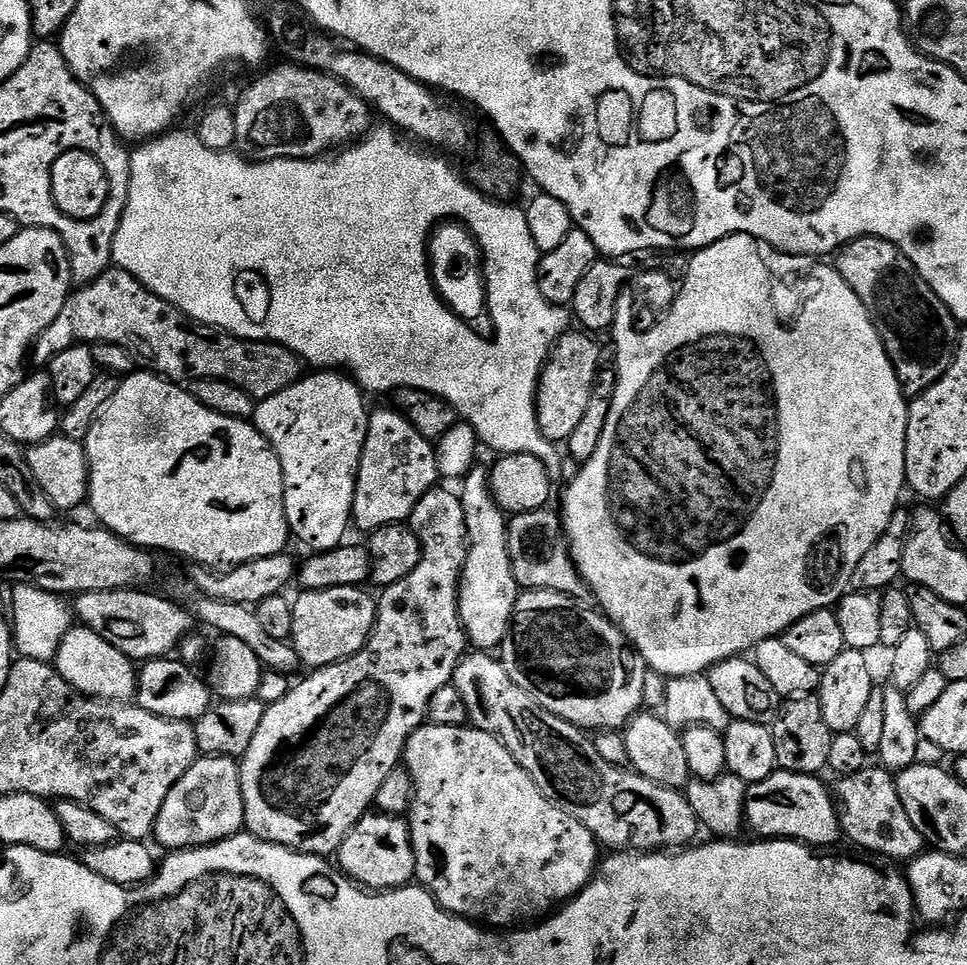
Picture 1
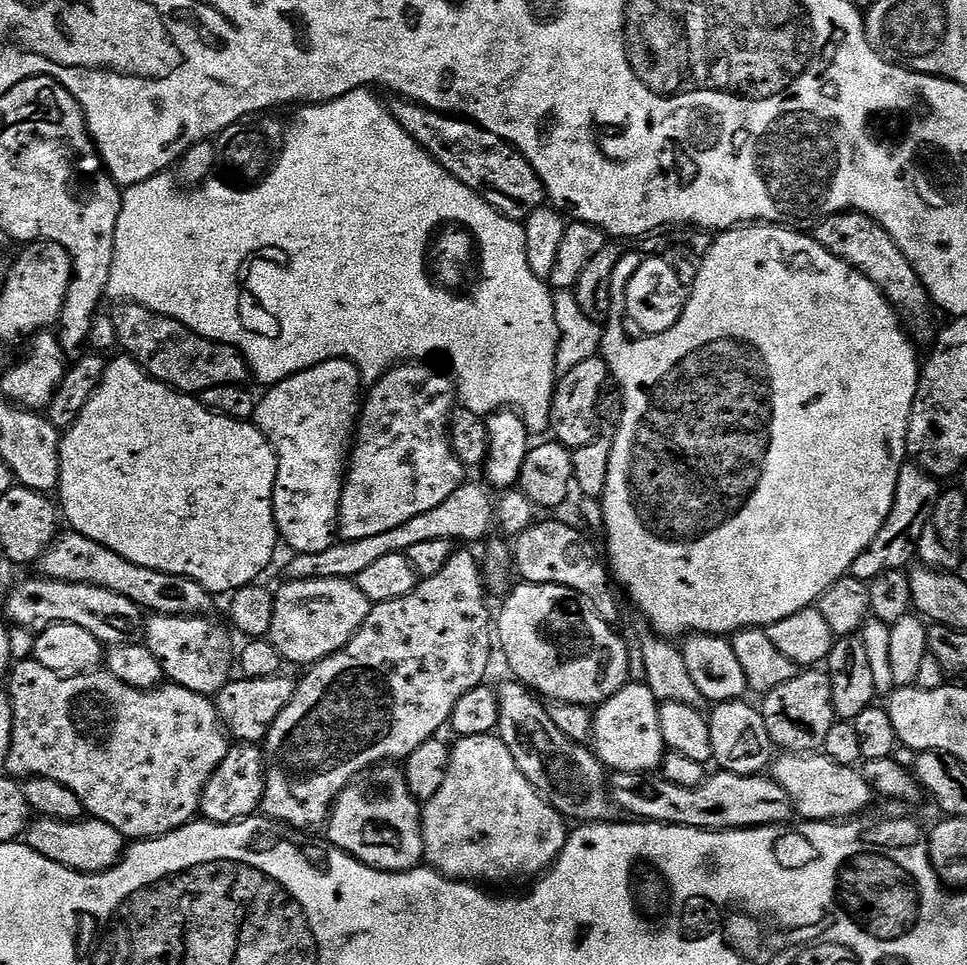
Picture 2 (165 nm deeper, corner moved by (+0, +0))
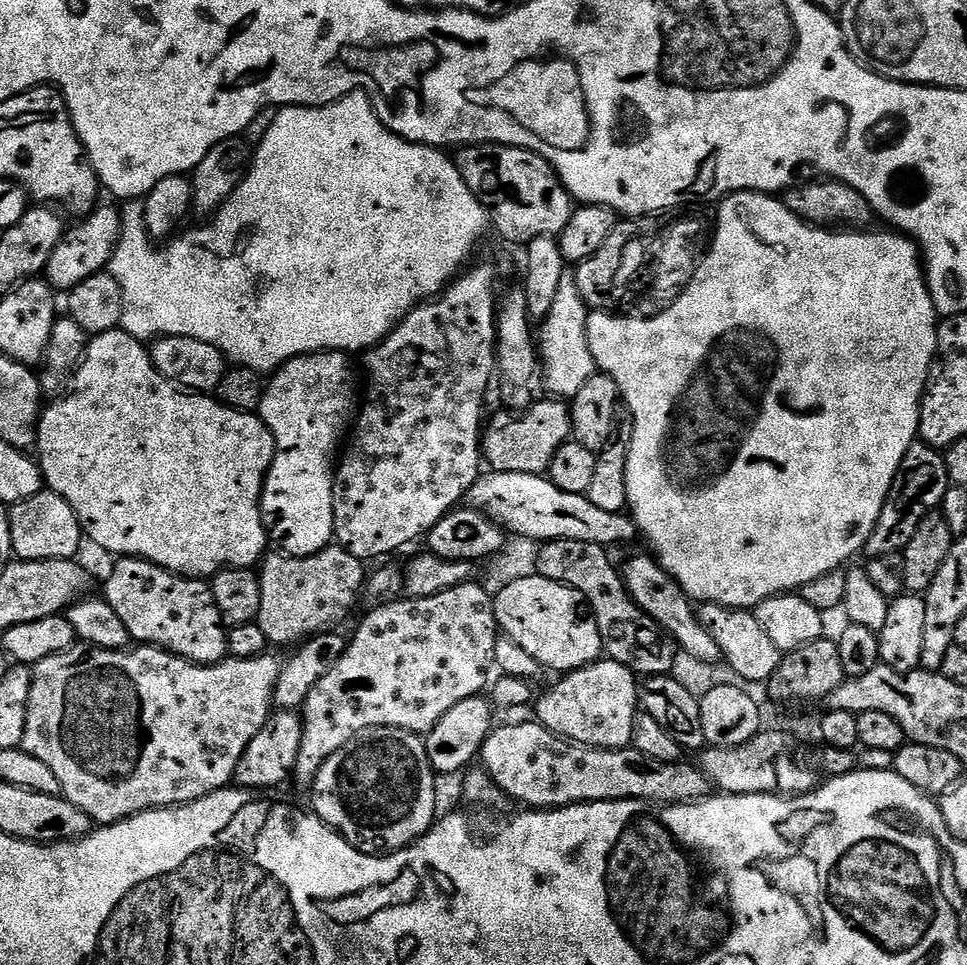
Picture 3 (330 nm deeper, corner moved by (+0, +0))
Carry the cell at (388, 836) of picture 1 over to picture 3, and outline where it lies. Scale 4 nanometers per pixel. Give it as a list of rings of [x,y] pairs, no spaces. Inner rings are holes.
[[[370,728],[326,758],[316,781],[310,785],[311,811],[327,828],[335,830],[345,842],[367,856],[399,852],[425,836],[436,823],[436,780],[438,776],[428,761],[428,745],[423,735],[401,728]]]

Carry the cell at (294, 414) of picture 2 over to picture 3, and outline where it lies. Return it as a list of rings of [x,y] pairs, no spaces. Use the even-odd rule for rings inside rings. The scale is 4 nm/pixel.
[[[314,352],[311,356],[299,356],[286,362],[267,381],[264,390],[258,415],[272,431],[276,443],[276,457],[272,459],[272,464],[268,467],[268,477],[264,479],[264,493],[260,495],[260,513],[271,543],[275,547],[277,544],[280,547],[277,549],[289,558],[318,554],[333,543],[336,535],[334,465],[337,463],[342,441],[358,412],[356,372],[352,369],[352,360],[353,357],[347,352]]]

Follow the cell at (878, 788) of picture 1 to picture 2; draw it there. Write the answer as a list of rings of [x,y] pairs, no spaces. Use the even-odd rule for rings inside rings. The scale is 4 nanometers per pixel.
[[[784,752],[777,755],[771,761],[770,775],[773,780],[778,782],[778,786],[782,786],[782,790],[786,790],[795,815],[800,816],[801,821],[831,820],[842,822],[847,818],[855,817],[860,813],[858,811],[874,800],[872,787],[866,782],[863,771],[857,770],[853,766],[842,766],[820,752]]]

